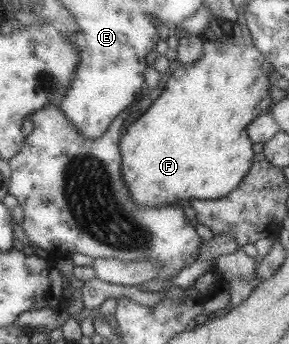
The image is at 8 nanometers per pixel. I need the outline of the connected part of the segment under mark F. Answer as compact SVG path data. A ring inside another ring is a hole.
M213 18L200 34L203 41L203 54L189 65L173 64L171 69L164 75L165 86L159 96L152 101L150 107L145 110L135 122L131 123L125 129L125 135L120 138L118 149L121 155L121 172L124 185L131 191L131 200L139 206L159 207L169 204L178 203L180 199L195 198L200 200L212 200L226 197L233 189L245 178L247 171L252 167L251 163L254 158L252 151L252 142L248 139L246 129L256 116L269 112L273 101L269 96L269 71L272 70L271 64L261 55L261 52L253 45L249 31L246 26L241 26L236 22L230 22L223 18Z

